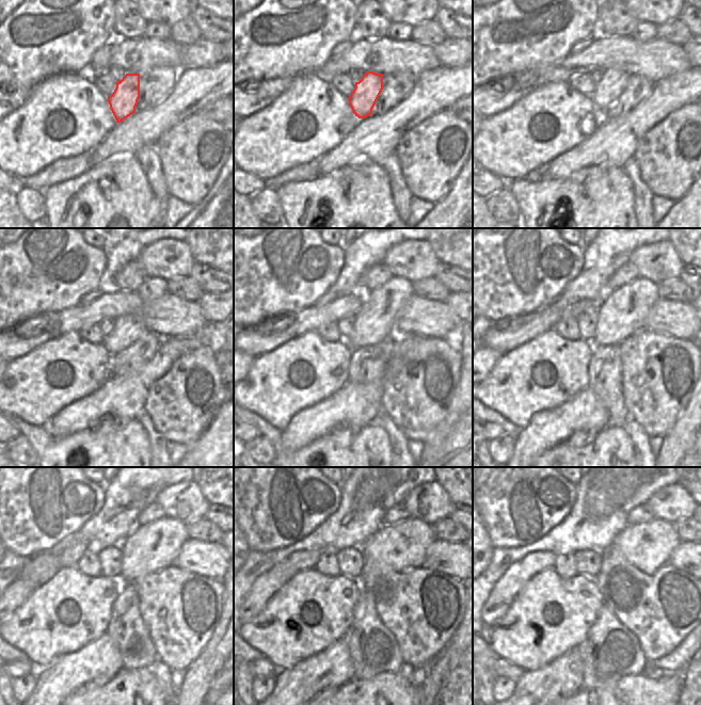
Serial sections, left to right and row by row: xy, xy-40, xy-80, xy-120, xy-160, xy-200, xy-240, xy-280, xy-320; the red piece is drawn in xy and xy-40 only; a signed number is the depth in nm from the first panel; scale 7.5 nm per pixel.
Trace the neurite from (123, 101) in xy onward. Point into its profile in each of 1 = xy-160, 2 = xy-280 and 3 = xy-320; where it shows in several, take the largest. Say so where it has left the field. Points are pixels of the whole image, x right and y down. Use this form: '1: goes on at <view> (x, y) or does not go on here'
1: goes on at xy-160 (375, 322)
2: goes on at xy-280 (401, 546)
3: goes on at xy-320 (648, 546)

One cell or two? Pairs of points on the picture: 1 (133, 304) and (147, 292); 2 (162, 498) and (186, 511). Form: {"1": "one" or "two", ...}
{"1": "two", "2": "one"}

